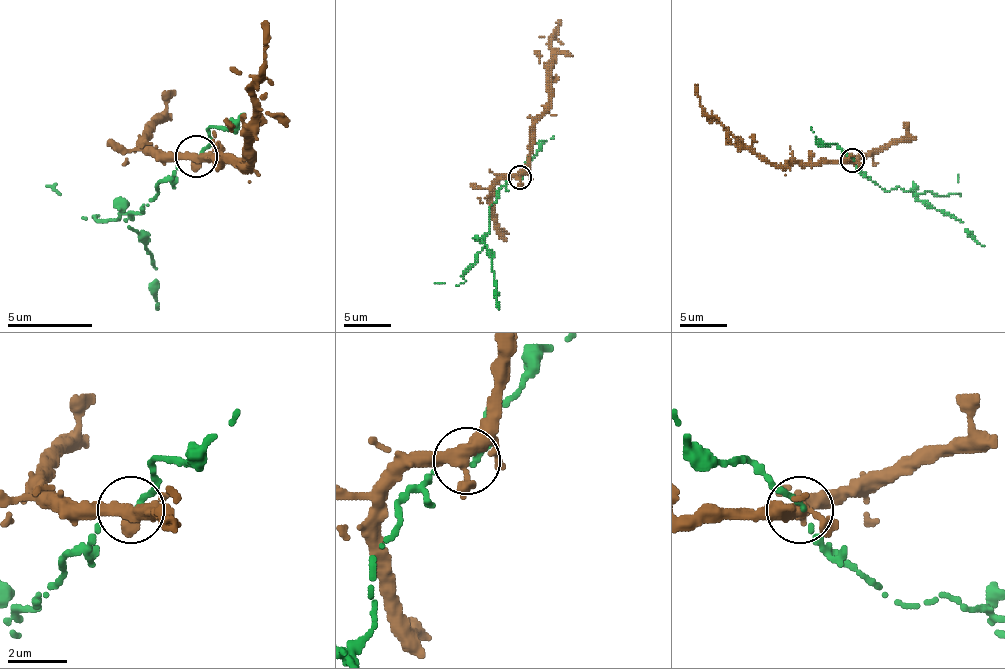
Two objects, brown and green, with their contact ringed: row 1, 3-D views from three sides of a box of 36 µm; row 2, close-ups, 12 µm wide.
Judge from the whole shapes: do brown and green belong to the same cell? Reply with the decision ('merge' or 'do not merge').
do not merge

